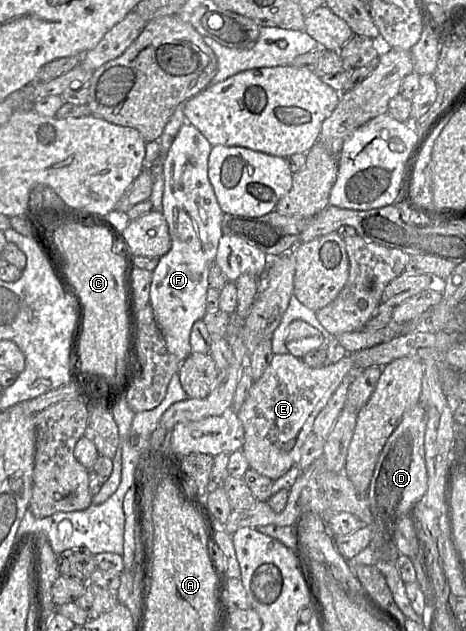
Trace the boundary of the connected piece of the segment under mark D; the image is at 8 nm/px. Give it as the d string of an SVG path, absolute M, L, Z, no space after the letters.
M417 404L414 406L411 410L406 412L399 423L399 425L396 427L392 435L389 437L387 440L383 450L381 451L379 458L377 460L374 473L368 488L368 502L370 506L370 510L373 516L373 524L372 525L365 525L371 527L371 532L372 532L372 539L368 547L372 548L376 553L379 562L395 562L397 557L400 555L398 552L396 545L394 543L394 532L397 523L399 522L400 519L404 517L409 517L411 522L415 521L417 519L417 514L416 514L416 509L415 506L417 503L422 499L422 497L425 495L426 490L427 490L427 470L426 470L426 464L425 464L425 453L424 453L424 436L425 436L425 430L426 430L426 425L427 425L427 413L425 409L423 408L422 405Z

